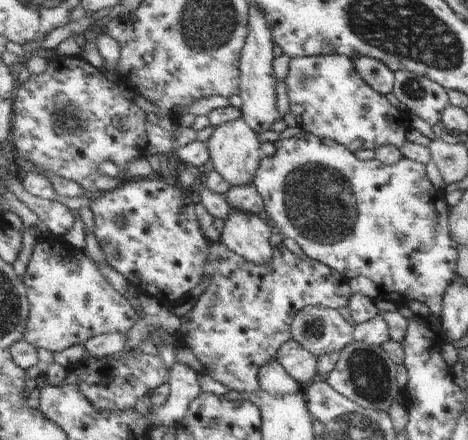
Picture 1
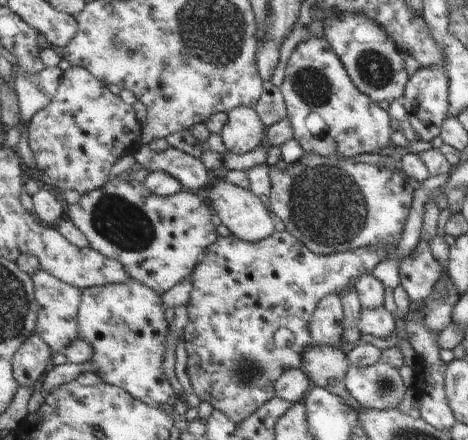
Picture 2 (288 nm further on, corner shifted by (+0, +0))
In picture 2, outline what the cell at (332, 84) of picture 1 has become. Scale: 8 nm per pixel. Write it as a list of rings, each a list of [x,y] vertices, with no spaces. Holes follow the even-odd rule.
[[[313,38],[307,42],[297,44],[295,52],[289,58],[283,86],[279,88],[287,106],[287,120],[291,120],[295,128],[295,140],[301,144],[305,152],[319,152],[319,156],[339,156],[339,158],[355,158],[359,154],[375,154],[383,148],[393,146],[393,126],[391,116],[387,110],[383,110],[377,100],[373,100],[369,94],[365,94],[351,74],[347,72],[347,64],[343,64],[343,58],[335,52],[331,42],[323,38]]]

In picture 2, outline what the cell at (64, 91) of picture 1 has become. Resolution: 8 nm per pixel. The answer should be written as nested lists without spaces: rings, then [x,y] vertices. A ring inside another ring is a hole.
[[[71,66],[63,74],[55,100],[27,122],[27,132],[45,182],[61,192],[75,190],[81,196],[105,188],[113,164],[123,156],[135,156],[145,146],[143,124],[133,104],[121,100],[107,88],[107,82],[79,66]]]

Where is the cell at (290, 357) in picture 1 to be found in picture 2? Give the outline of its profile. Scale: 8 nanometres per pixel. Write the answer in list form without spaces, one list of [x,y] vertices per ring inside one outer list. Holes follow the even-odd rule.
[[[313,344],[303,352],[303,372],[313,380],[313,386],[327,388],[337,396],[353,396],[347,388],[347,370],[351,358],[339,346]]]

